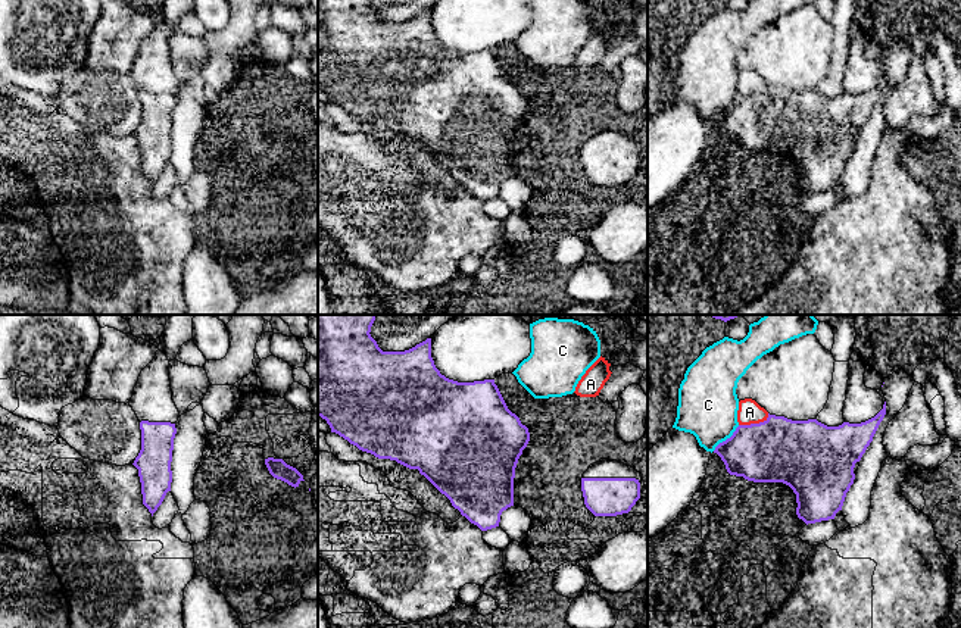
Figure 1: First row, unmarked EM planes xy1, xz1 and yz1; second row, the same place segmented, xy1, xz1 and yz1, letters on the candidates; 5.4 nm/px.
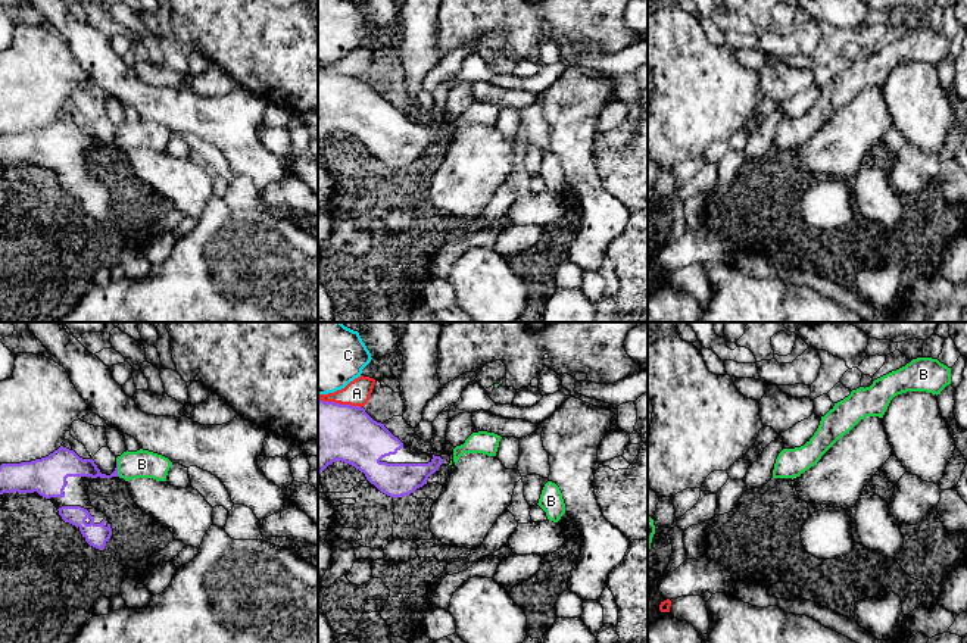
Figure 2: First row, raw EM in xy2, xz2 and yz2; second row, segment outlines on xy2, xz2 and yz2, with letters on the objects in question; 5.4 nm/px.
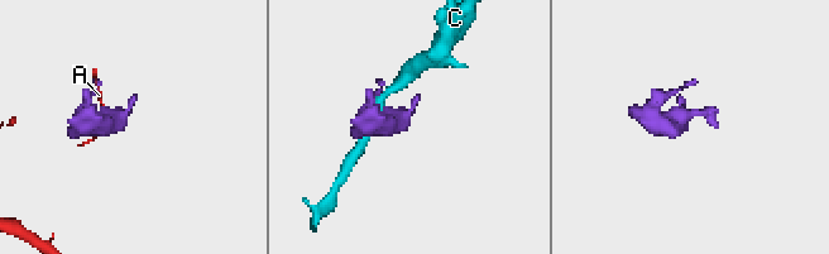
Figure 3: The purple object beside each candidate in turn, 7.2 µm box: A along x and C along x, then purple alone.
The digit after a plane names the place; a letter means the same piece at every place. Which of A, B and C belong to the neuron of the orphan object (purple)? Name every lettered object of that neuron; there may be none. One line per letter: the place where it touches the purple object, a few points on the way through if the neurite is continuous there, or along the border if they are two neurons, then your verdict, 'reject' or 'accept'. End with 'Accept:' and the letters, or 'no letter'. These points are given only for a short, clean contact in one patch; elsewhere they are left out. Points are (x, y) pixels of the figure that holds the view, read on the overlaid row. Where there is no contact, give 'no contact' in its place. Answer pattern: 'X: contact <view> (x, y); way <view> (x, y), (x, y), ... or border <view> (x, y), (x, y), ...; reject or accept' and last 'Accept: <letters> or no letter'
A: contact yz1 (754, 424); reject
B: contact xy2 (117, 468); way xy2 (71, 465), (102, 475), (117, 468), (142, 464); accept
C: contact yz1 (727, 439); border yz1 (739, 425), (713, 450); reject
Accept: B

